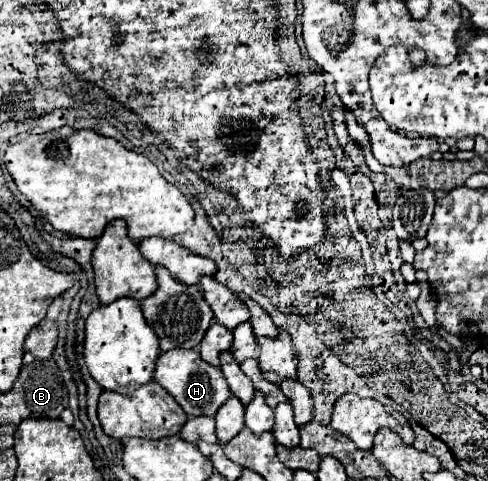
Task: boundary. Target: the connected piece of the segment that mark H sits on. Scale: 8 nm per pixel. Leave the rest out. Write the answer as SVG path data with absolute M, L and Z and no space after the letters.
M174 349L174 351L162 353L160 361L156 361L154 381L160 383L176 399L176 403L186 411L188 417L214 415L222 407L222 403L232 395L224 381L222 371L214 365L204 363L196 349L188 349L188 351Z

